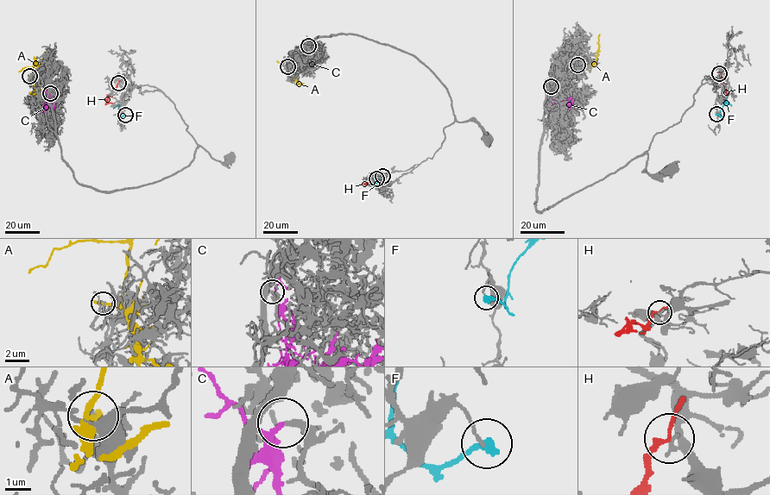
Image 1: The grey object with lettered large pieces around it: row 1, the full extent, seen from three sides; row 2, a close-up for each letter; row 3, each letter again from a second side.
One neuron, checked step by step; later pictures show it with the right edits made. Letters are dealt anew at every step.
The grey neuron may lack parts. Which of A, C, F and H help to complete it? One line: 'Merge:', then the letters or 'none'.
Merge: C

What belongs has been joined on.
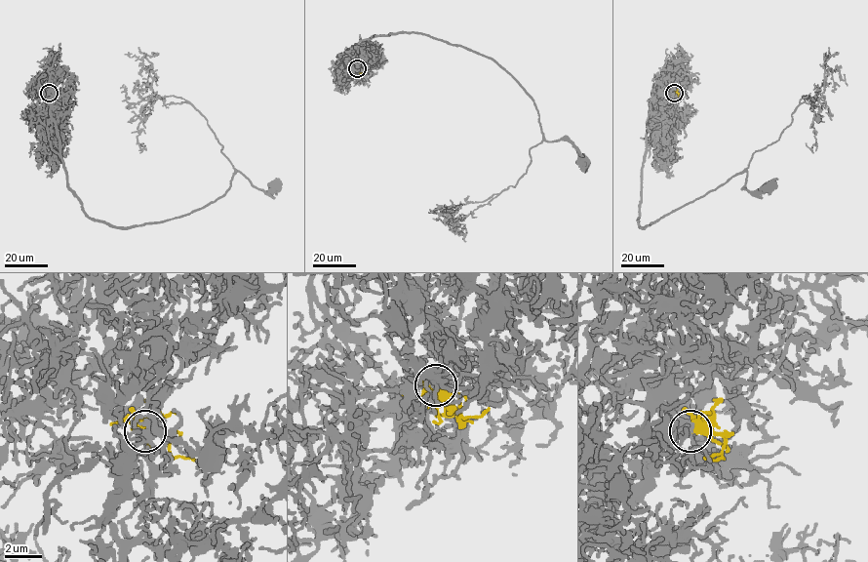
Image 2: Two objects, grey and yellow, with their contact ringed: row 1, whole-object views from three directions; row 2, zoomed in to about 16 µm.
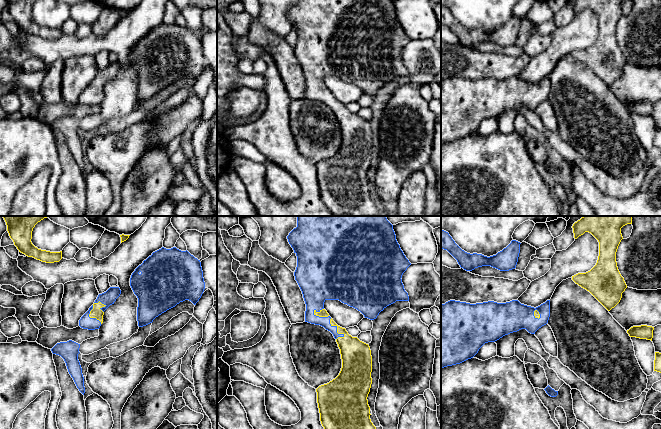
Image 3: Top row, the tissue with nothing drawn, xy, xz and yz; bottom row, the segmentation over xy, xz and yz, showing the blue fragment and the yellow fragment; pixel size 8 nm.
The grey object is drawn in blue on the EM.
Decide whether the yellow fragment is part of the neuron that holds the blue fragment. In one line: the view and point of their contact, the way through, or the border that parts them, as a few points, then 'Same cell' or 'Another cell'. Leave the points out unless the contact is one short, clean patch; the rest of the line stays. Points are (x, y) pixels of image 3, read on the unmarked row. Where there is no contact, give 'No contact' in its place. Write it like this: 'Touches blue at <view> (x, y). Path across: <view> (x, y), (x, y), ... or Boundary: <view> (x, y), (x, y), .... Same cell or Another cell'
Touches blue at xz (336, 104). Path across: xz (317, 80), (313, 90), (336, 104), (354, 129). Same cell

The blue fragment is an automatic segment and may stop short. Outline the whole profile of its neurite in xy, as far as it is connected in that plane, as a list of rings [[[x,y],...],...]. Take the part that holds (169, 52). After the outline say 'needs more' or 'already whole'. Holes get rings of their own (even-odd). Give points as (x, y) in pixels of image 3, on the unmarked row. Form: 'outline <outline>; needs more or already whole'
outline [[[162,23],[135,45],[130,54],[130,62],[138,74],[138,102],[143,103],[180,78],[189,76],[196,81],[204,68],[205,58],[200,36],[187,26]]]; already whole

